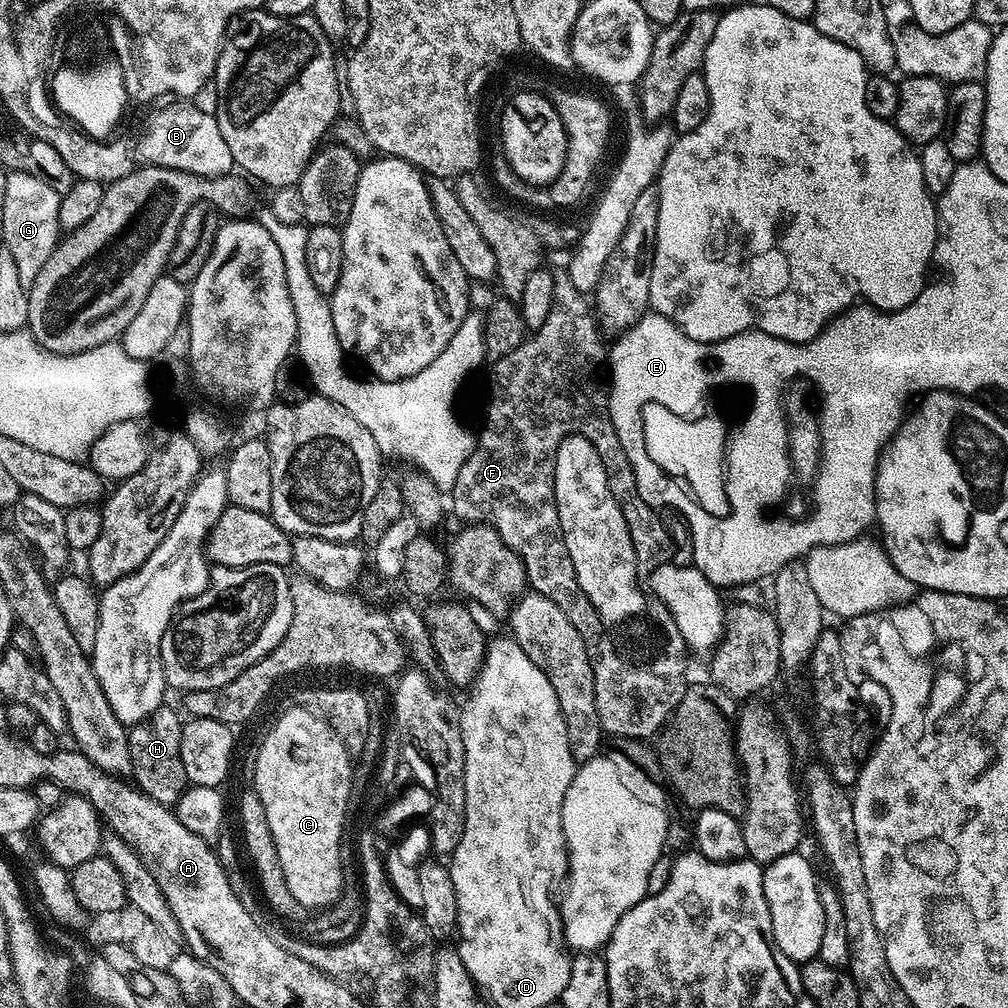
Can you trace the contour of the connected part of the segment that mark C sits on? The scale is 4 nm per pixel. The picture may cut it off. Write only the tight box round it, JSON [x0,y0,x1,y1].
[252,706,352,910]

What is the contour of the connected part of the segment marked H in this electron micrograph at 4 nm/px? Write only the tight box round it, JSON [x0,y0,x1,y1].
[128,706,189,805]

